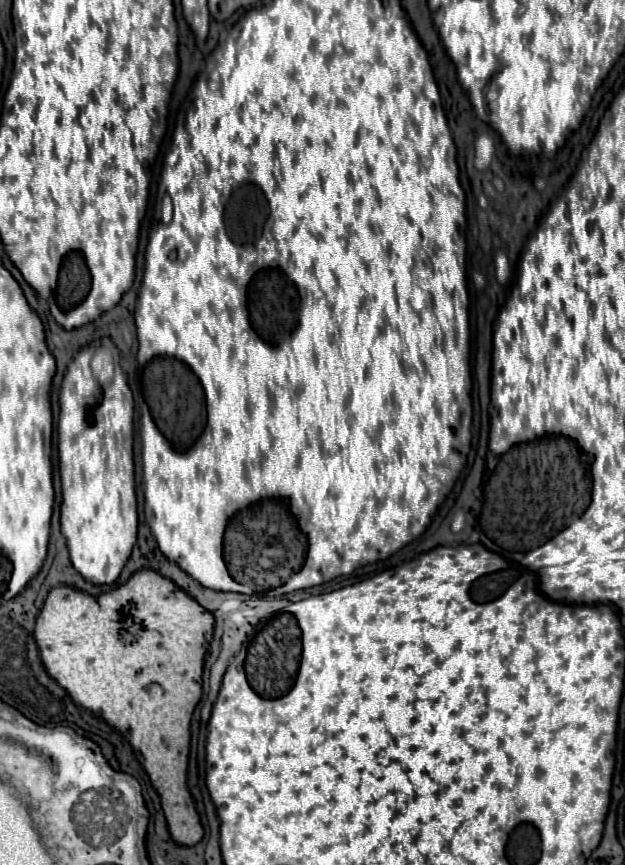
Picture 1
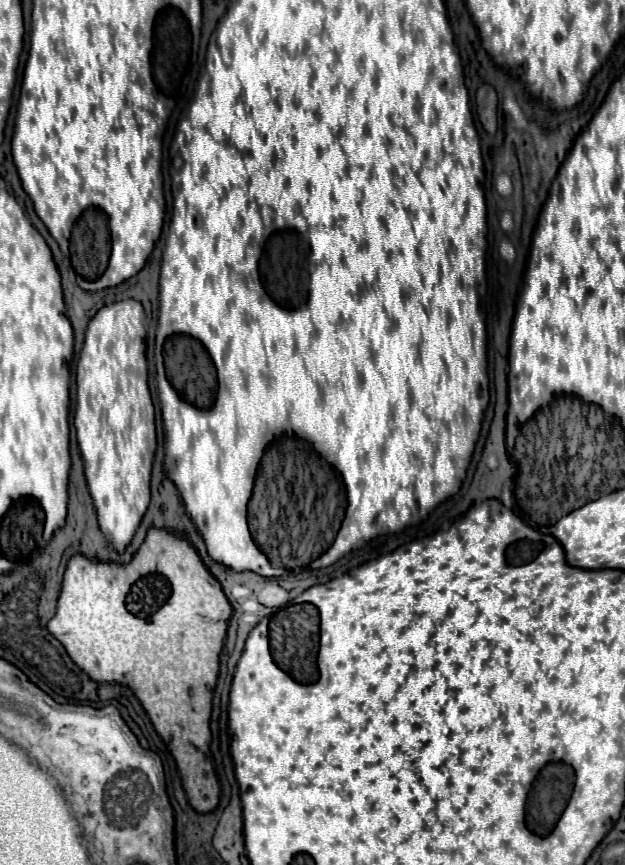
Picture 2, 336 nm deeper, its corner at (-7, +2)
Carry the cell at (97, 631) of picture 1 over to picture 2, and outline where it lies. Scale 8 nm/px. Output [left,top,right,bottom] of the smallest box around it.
[48,528,232,812]

